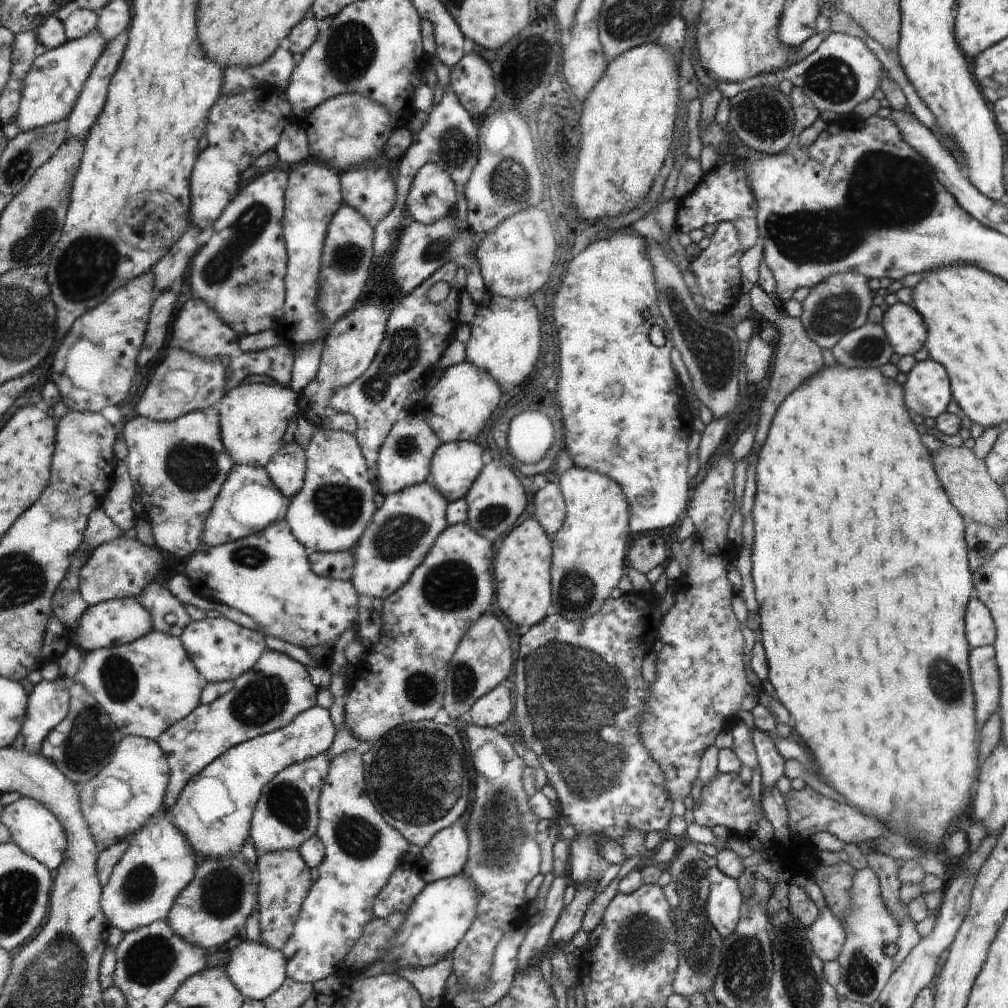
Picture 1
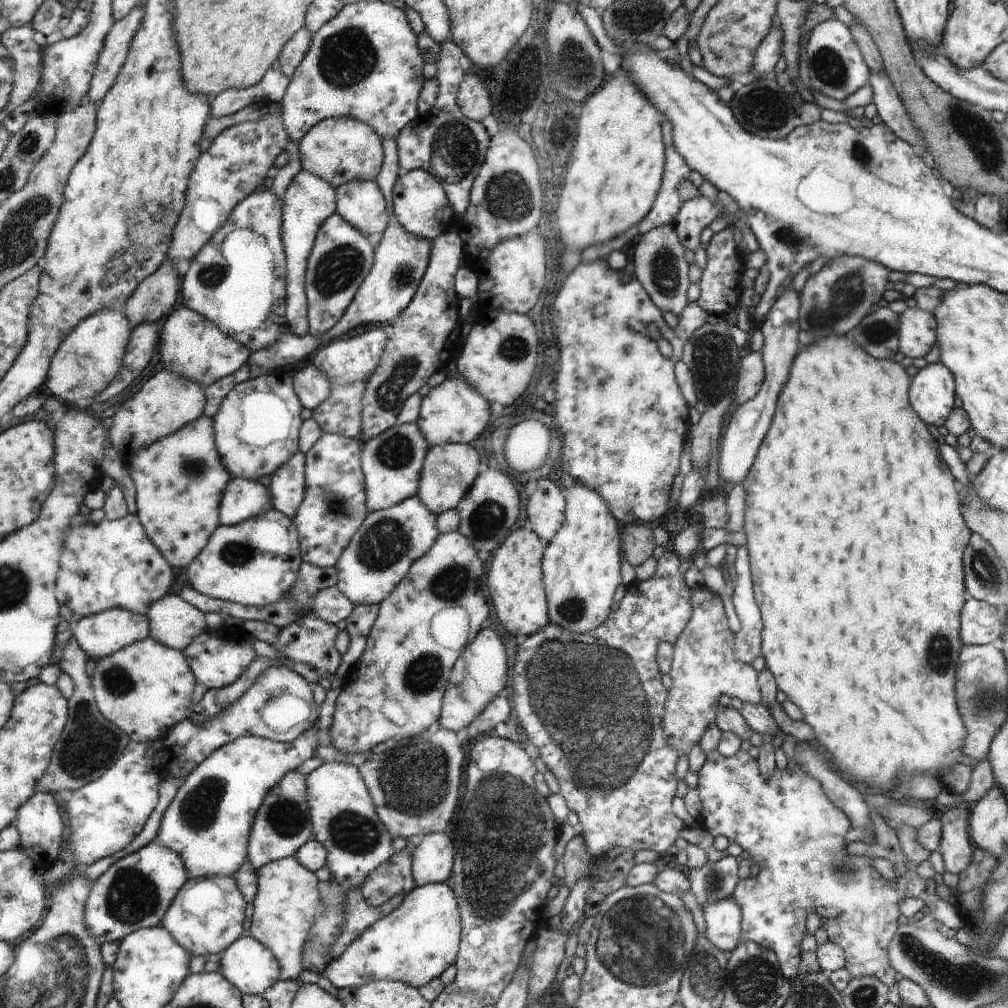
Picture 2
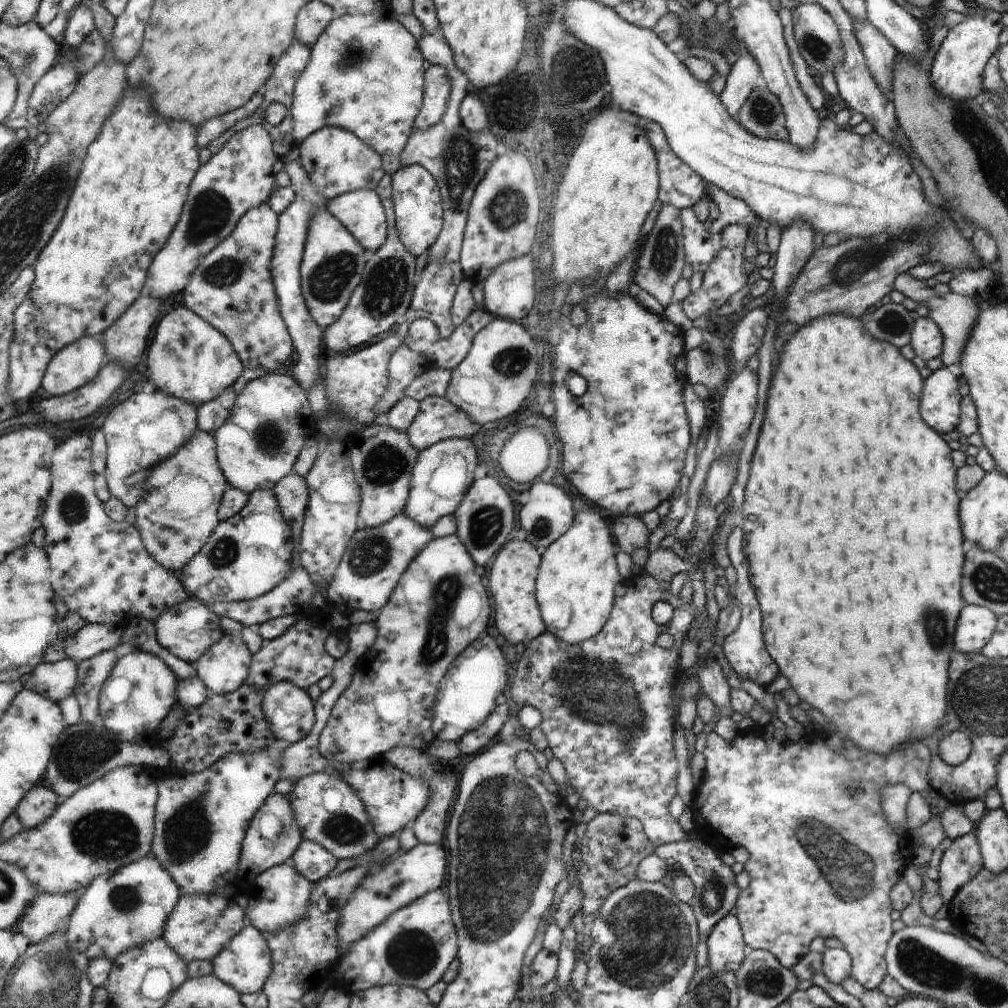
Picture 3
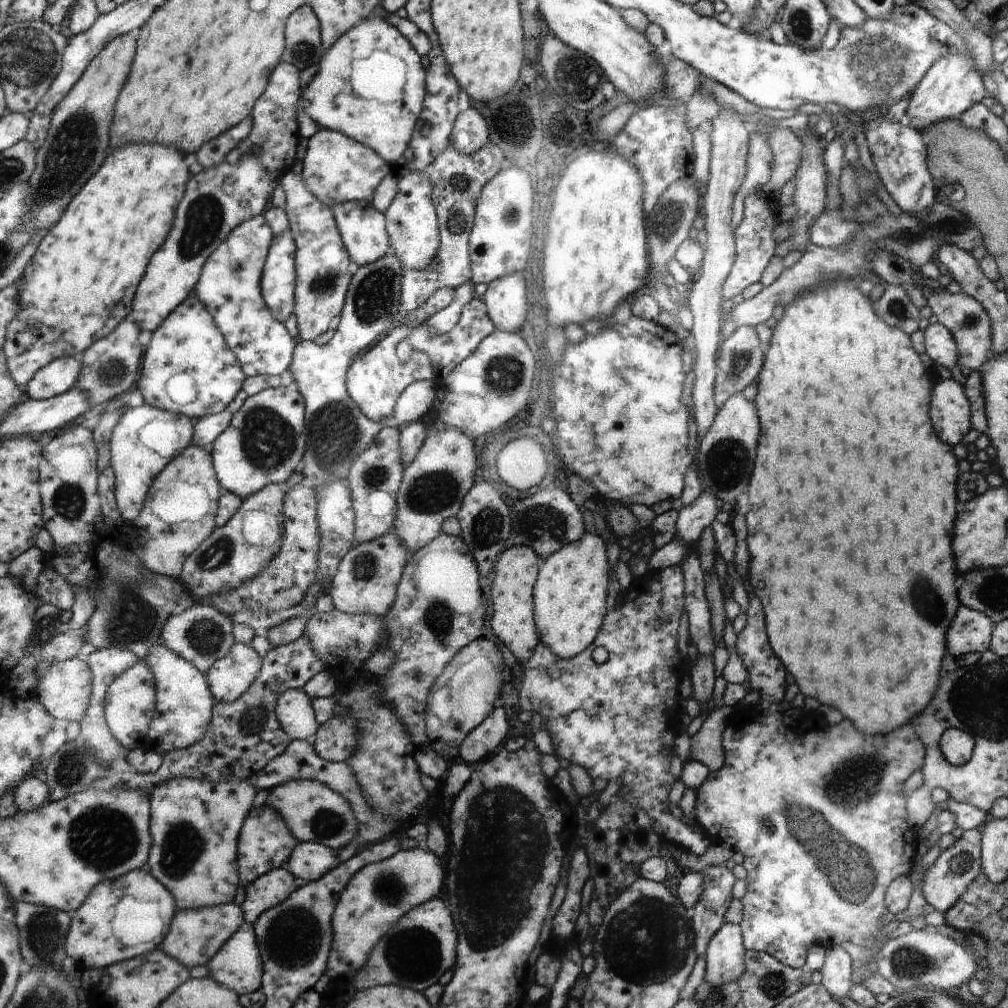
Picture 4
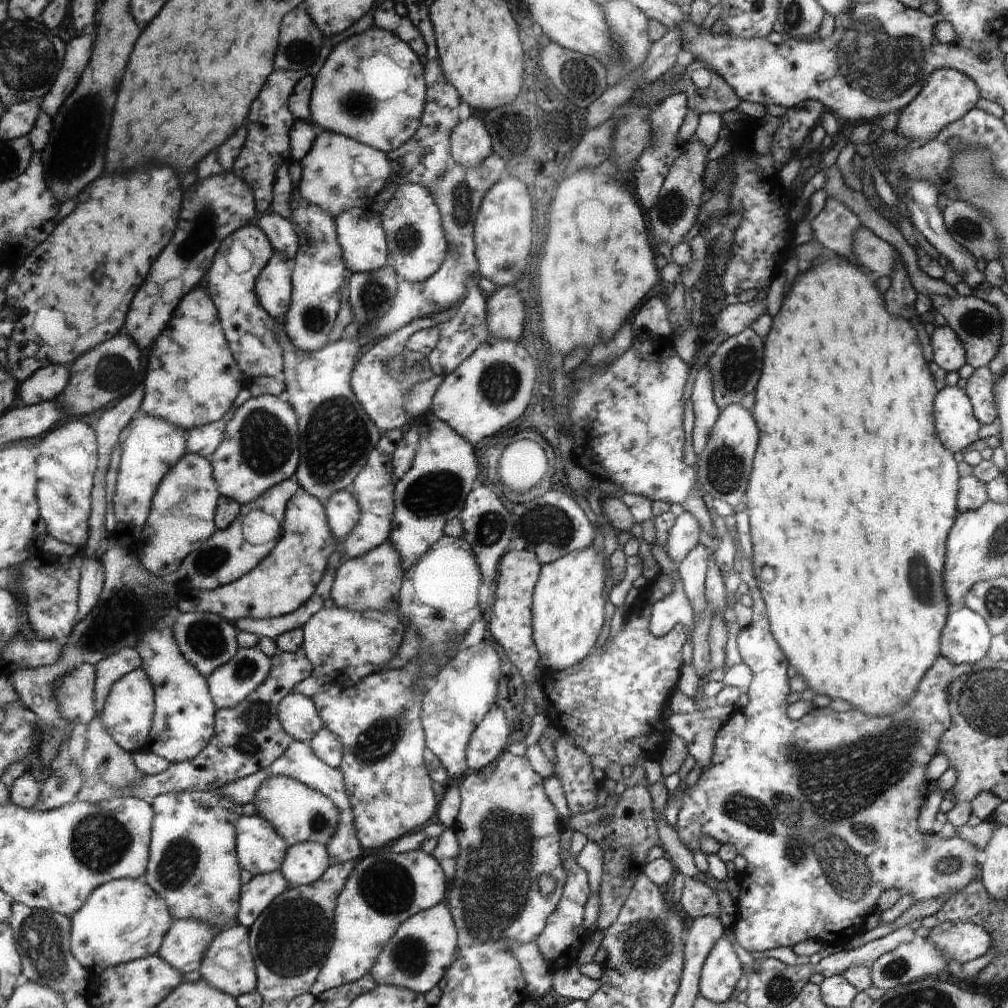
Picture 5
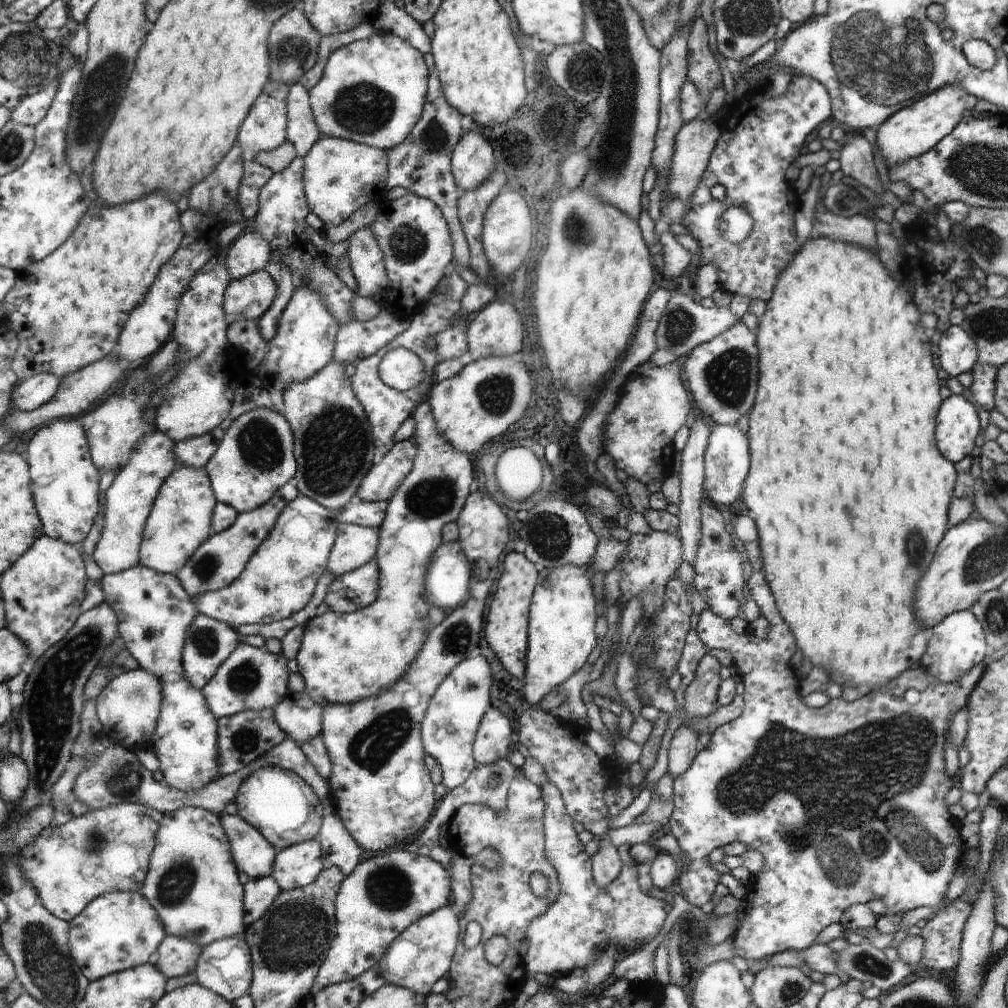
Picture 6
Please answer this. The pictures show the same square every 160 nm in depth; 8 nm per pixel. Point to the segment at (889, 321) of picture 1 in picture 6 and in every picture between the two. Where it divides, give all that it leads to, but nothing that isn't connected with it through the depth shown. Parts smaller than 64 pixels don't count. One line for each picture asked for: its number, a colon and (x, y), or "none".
2: (918, 329)
3: (927, 339)
4: (940, 346)
5: (950, 354)
6: (958, 351)

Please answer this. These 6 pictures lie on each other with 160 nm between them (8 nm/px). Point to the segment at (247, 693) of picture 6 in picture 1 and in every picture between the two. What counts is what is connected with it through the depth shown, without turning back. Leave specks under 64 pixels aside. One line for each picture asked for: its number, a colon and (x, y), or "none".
1: (223, 650)
2: (219, 658)
3: (225, 669)
4: (231, 676)
5: (233, 683)

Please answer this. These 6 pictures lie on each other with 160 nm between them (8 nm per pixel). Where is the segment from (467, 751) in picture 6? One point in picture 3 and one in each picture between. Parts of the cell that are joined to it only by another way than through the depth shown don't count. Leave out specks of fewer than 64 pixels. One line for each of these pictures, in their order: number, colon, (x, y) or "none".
3: (468, 691)
4: (464, 695)
5: (457, 701)

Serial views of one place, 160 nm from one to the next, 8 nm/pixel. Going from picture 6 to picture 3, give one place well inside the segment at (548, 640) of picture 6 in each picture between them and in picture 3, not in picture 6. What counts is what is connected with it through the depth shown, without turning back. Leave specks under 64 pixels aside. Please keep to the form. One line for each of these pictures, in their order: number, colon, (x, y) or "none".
3: (579, 575)
4: (571, 588)
5: (568, 611)

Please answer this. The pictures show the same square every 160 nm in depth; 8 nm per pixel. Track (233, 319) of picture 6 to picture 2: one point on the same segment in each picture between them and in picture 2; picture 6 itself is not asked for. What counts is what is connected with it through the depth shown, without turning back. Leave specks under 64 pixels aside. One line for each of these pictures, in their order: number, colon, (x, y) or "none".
2: (308, 201)
3: (289, 249)
4: (278, 283)
5: (273, 289)

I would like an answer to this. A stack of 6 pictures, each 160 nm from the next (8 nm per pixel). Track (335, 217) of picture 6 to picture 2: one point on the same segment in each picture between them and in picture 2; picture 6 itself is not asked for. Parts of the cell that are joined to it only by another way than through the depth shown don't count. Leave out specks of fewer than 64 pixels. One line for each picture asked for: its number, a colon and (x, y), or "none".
2: (339, 150)
3: (338, 162)
4: (337, 169)
5: (339, 173)

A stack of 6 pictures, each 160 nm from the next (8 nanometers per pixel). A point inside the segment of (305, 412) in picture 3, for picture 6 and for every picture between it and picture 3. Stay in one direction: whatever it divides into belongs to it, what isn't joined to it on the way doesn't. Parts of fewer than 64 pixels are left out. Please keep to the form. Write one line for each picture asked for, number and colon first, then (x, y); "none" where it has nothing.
4: (264, 445)
5: (262, 447)
6: (257, 457)

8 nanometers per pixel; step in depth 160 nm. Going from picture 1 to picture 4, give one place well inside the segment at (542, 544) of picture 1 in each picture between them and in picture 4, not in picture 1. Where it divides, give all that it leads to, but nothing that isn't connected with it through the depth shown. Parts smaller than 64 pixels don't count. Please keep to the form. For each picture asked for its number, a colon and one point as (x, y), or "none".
2: (515, 581)
3: (512, 579)
4: (512, 621)

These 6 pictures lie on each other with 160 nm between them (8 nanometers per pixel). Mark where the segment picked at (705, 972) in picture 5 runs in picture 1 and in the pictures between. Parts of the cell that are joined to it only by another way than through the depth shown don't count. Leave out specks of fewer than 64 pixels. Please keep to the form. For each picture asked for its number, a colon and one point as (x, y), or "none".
1: (724, 902)
2: (722, 918)
3: (727, 951)
4: (724, 956)

